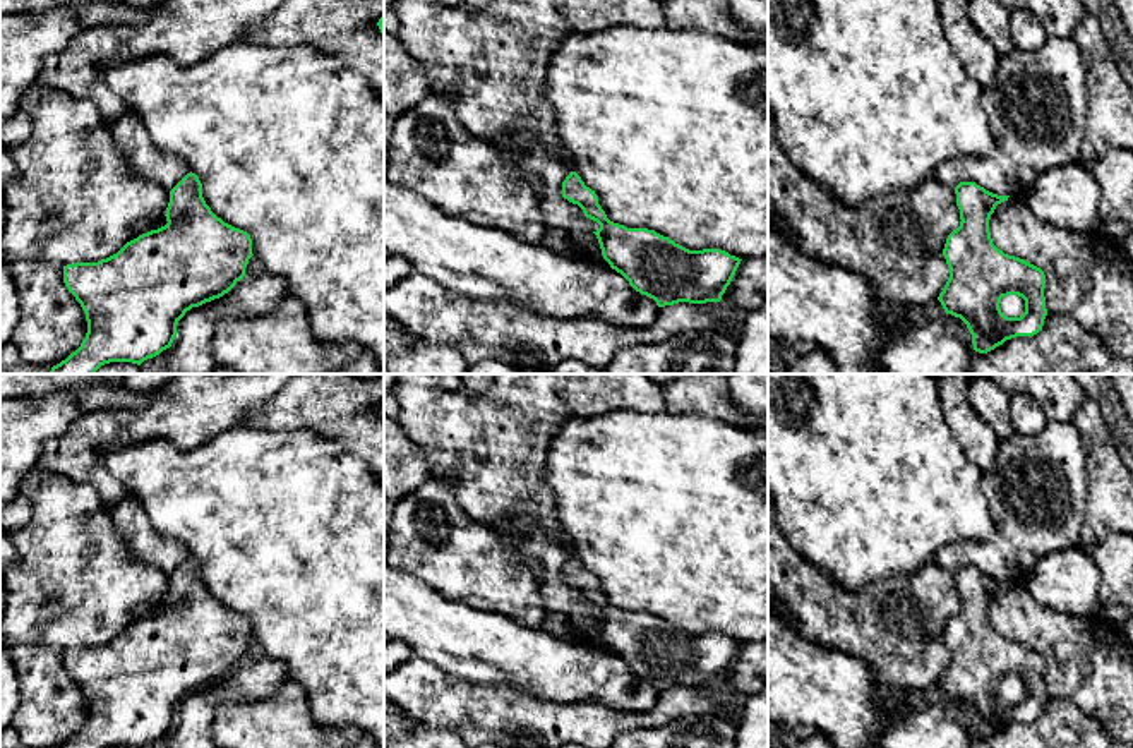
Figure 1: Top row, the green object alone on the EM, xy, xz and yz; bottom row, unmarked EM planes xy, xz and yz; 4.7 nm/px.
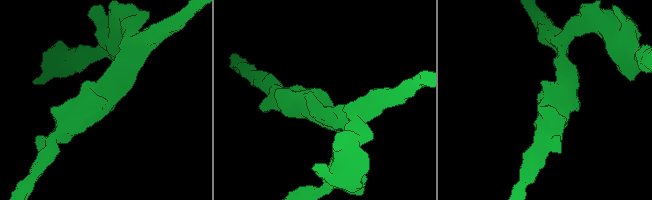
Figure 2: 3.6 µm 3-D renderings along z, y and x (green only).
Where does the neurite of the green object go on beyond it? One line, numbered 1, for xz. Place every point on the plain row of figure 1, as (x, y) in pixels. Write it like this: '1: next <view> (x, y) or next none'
1: next none

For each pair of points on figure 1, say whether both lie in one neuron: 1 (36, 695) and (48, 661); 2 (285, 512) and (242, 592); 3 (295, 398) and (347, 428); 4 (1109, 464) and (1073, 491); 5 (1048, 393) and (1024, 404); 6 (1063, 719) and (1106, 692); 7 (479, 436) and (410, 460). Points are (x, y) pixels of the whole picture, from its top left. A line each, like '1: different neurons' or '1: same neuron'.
1: same neuron
2: same neuron
3: same neuron
4: different neurons
5: different neurons
6: different neurons
7: different neurons

